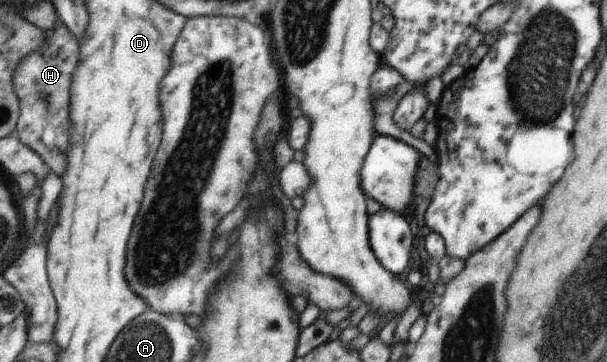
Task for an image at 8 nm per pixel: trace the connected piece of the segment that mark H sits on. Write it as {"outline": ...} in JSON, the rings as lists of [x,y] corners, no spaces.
{"outline":[[[60,26],[50,32],[52,44],[28,54],[16,70],[16,90],[22,100],[22,117],[17,131],[18,137],[29,145],[54,170],[64,176],[68,170],[68,148],[72,138],[72,86],[74,72],[82,60],[82,48],[68,26]]]}

